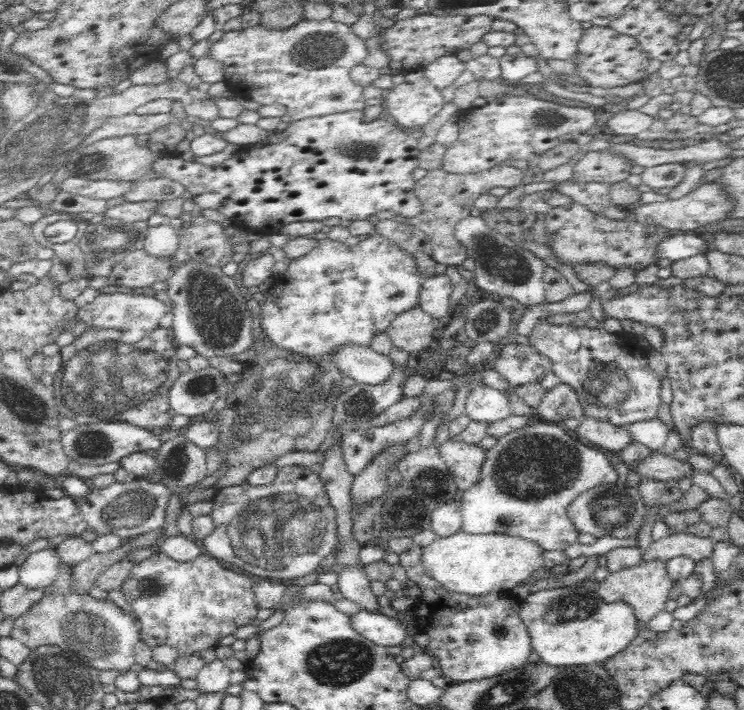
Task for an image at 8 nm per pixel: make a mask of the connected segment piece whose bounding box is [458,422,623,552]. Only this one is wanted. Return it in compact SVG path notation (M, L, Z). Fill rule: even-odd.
M538 422L518 427L501 436L496 444L486 450L485 461L478 483L462 494L459 510L462 518L461 531L472 535L507 535L535 543L542 551L565 551L579 542L579 530L569 517L569 507L581 493L622 478L622 470L614 470L608 458L590 446L570 438L560 426L552 422Z

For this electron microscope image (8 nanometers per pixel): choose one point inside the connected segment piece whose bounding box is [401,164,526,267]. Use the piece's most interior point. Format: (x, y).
(446, 198)

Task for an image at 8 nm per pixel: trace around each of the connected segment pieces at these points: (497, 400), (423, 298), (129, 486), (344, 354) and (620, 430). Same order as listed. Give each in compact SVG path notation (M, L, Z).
M476 385L465 401L465 413L474 422L495 423L512 415L508 396L489 385Z
M446 273L422 281L418 300L420 308L435 319L447 320L452 314L449 303L452 286Z
M136 478L133 482L116 482L106 488L96 489L92 486L86 498L78 498L75 502L87 527L97 535L116 534L125 541L161 529L172 494L161 483Z
M346 344L332 352L331 362L336 370L354 378L359 388L372 389L394 372L394 363L388 355L378 354L370 347L363 348L353 344Z
M584 416L580 424L575 428L576 435L586 440L588 443L596 444L597 447L604 448L612 452L619 452L632 444L632 435L625 425L616 426L612 423L596 420Z

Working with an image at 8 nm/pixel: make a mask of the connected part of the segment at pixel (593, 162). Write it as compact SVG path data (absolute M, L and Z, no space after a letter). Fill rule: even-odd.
M607 150L588 152L573 167L568 182L603 182L609 185L628 177L633 163L610 155Z

